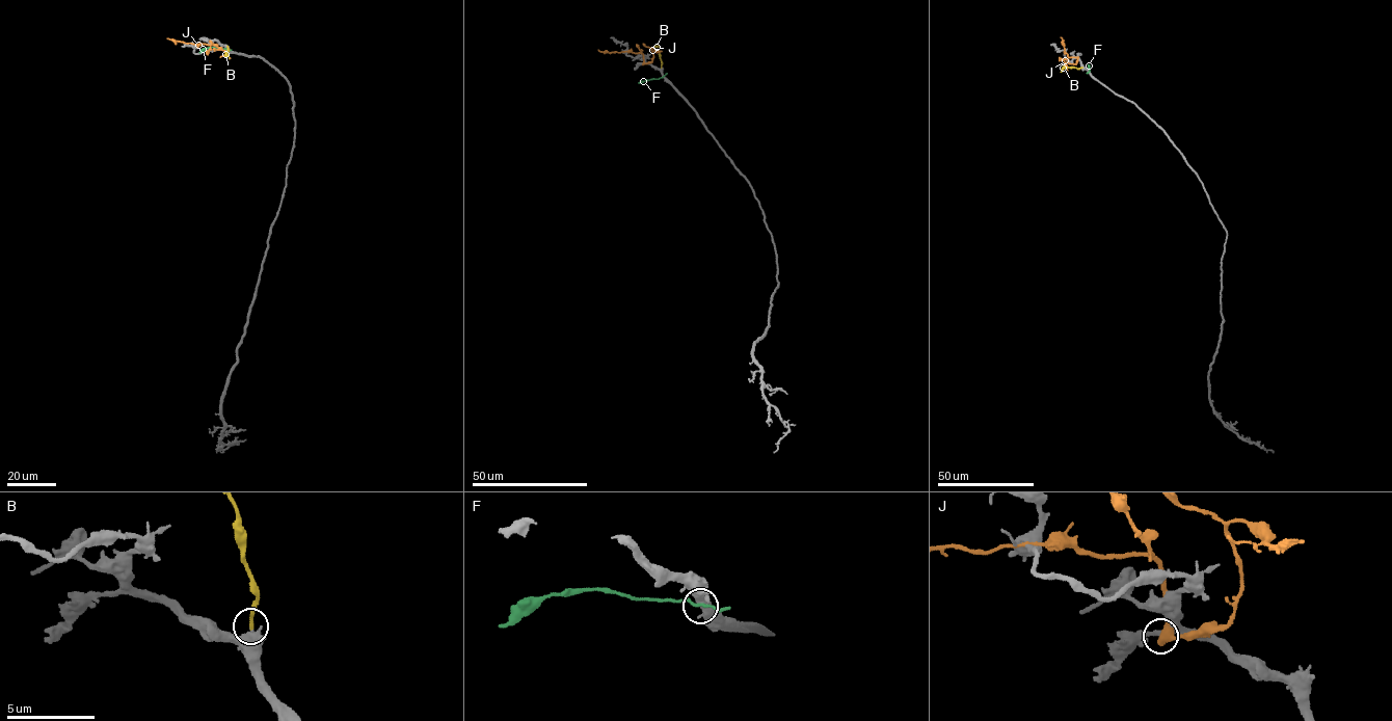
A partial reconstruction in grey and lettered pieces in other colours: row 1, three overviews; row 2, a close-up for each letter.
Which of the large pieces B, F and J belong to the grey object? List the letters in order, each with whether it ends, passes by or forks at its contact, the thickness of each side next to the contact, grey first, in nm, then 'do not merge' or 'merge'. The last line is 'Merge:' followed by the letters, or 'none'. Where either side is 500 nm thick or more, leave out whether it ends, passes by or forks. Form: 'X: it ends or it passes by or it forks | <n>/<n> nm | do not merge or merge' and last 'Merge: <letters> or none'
B: it ends | 360/190 nm | merge
F: it passes by | 440/140 nm | do not merge
J: it passes by | 280/400 nm | do not merge
Merge: B

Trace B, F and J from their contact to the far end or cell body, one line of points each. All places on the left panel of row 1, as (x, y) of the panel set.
B: (226, 46), (228, 61)
F: (228, 49), (208, 48), (199, 52)
J: (210, 41), (210, 45), (167, 38)

